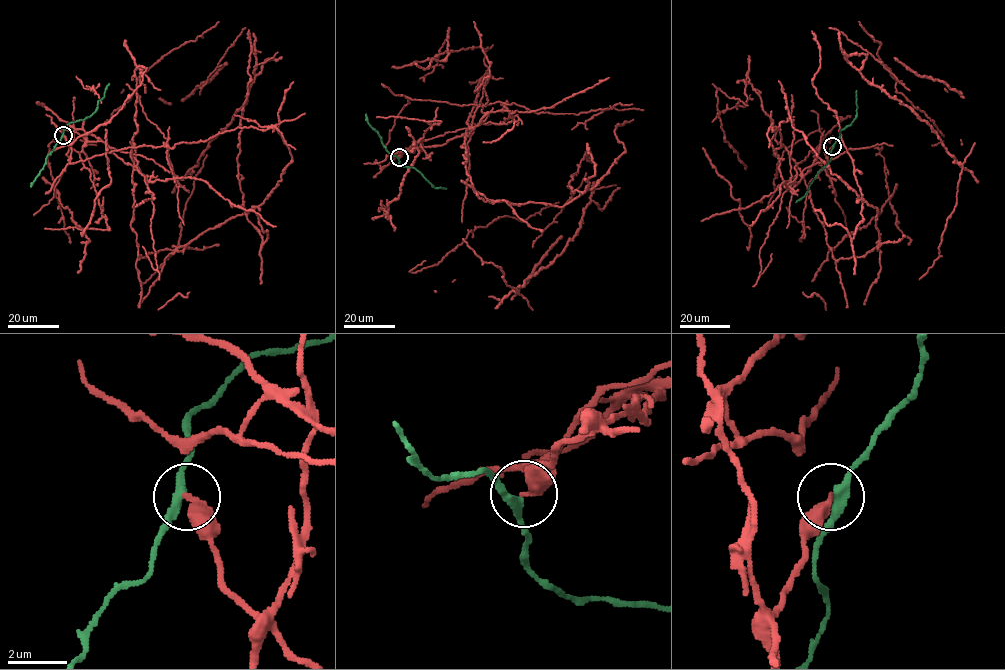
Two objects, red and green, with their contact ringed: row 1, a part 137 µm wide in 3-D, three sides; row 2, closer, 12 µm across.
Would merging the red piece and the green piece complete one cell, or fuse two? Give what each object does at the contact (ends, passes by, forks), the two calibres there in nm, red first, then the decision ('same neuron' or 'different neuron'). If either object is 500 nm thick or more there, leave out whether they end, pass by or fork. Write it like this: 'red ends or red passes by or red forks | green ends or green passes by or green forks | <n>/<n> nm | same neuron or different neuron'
red ends | green passes by | 400/300 nm | different neuron

